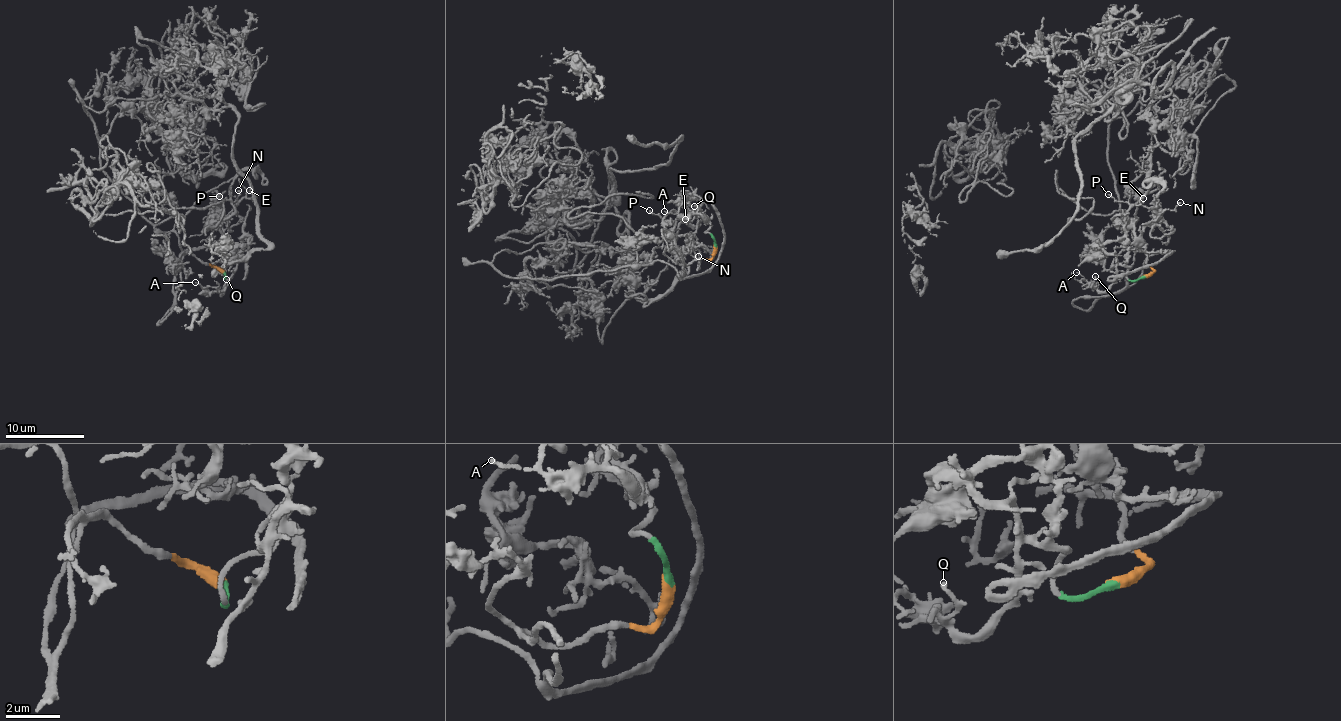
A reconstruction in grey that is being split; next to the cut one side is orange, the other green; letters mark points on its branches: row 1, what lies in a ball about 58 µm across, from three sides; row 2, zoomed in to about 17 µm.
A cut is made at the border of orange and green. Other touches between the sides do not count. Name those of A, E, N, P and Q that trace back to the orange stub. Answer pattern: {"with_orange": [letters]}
{"with_orange": ["E", "N", "P"]}

